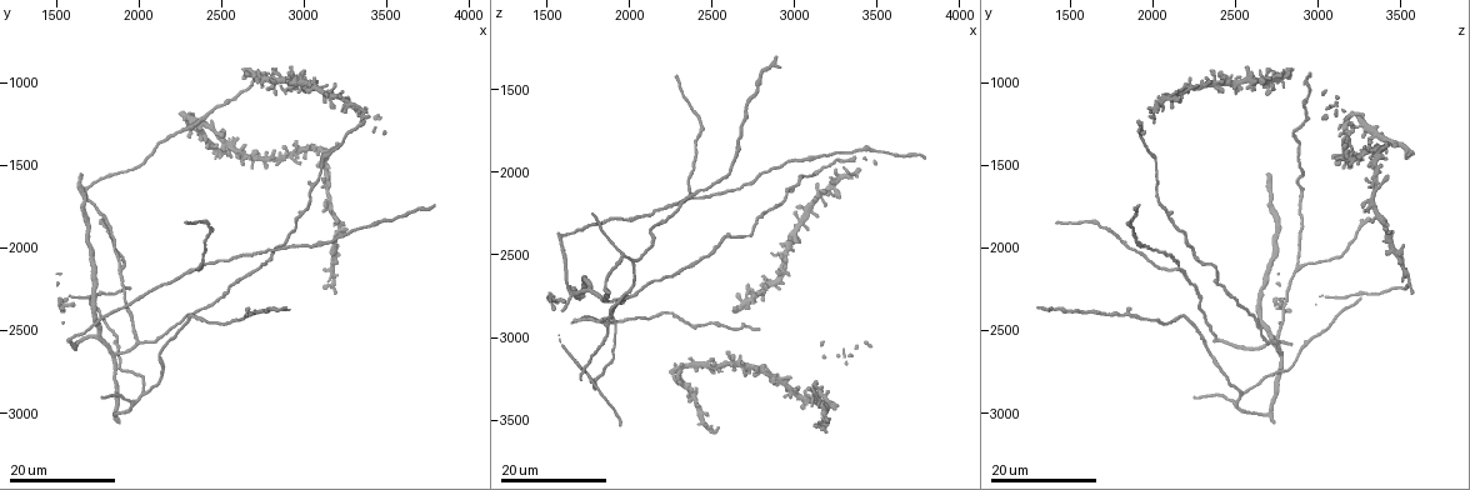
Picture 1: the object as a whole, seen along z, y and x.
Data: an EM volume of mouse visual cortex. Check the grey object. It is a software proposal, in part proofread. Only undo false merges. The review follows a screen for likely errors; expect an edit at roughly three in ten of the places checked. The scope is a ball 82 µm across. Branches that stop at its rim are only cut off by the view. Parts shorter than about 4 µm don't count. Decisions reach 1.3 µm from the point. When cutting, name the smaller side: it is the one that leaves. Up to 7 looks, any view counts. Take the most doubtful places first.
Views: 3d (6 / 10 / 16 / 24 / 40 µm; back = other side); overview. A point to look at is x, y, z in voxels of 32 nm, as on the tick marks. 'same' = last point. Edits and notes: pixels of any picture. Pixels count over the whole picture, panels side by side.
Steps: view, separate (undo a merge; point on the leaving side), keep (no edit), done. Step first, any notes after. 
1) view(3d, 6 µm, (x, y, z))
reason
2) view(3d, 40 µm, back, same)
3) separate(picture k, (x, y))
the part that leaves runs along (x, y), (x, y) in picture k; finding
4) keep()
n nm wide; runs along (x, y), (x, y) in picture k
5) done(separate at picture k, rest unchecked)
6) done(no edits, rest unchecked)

view(3d, 24 µm, (2040, 2900, 2540))
three arms meet

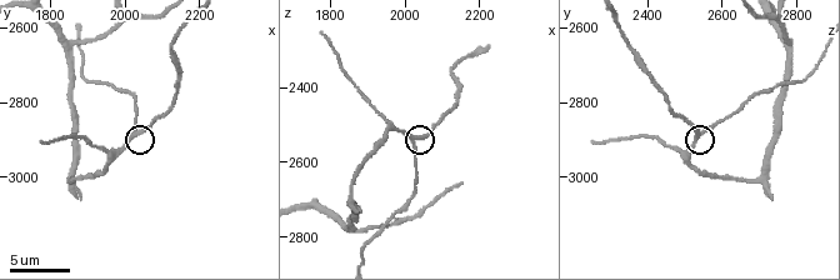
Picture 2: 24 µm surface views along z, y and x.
view(3d, 10 µm, (2030, 2880, 2540))

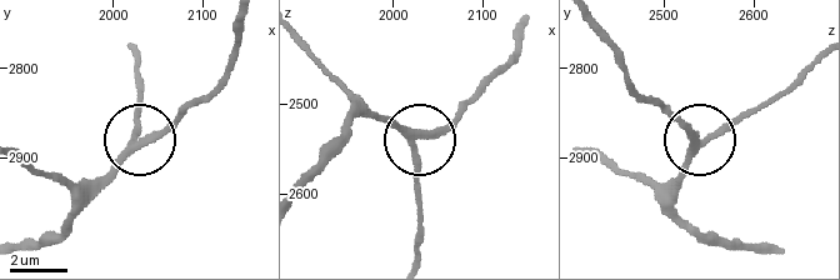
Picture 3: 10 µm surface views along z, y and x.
keep()
250 nm wide; all the same cell

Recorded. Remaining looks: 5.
view(3d, 24 µm, (1900, 2120, 2880))
two arms in line, one across

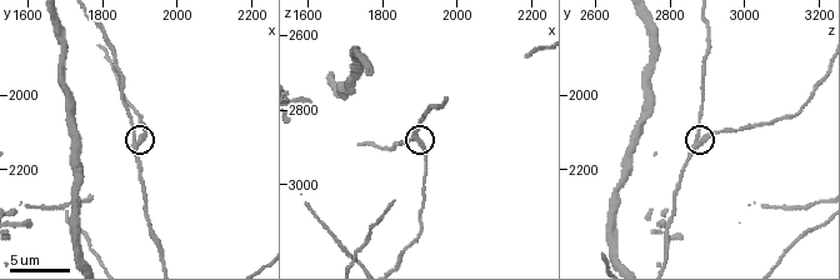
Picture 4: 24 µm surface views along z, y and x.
view(3d, 10 µm, (1890, 2130, 2890))

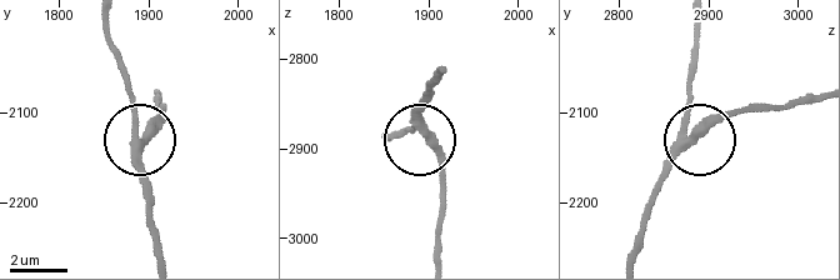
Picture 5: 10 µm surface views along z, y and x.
keep()
310 nm wide; continuous, no second cell

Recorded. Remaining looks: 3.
view(3d, 10 µm, (1990, 2580, 2760))
two arms in line, one across

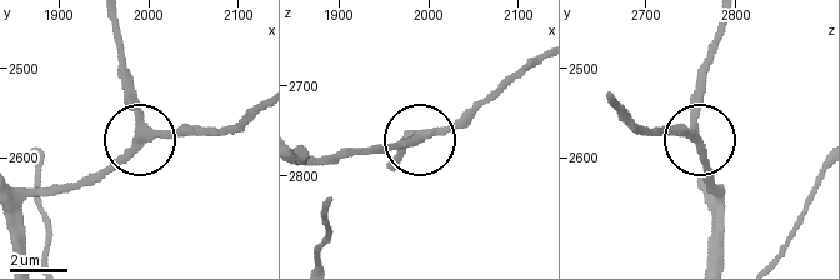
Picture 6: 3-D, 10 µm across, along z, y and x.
keep()
270 nm wide; runs along (111, 21), (138, 129), (90, 184) in picture 6; one cell here

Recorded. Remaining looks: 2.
view(3d, 24 µm, (2380, 1240, 3140))

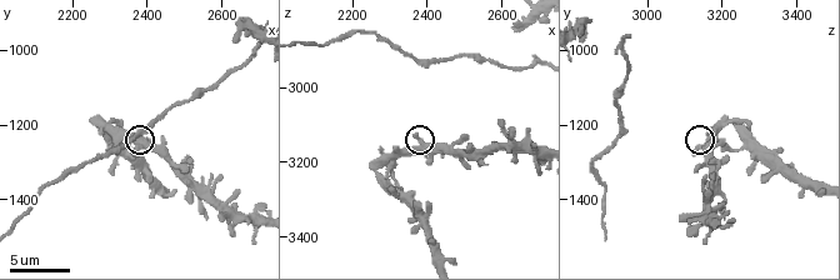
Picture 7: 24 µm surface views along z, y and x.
view(3d, 10 µm, (2390, 1260, 3140))

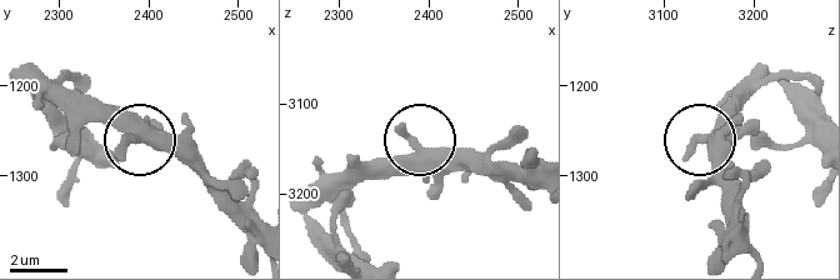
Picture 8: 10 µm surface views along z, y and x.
keep()
all the same cell

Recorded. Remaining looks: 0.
done(no edits, rest unchecked)

